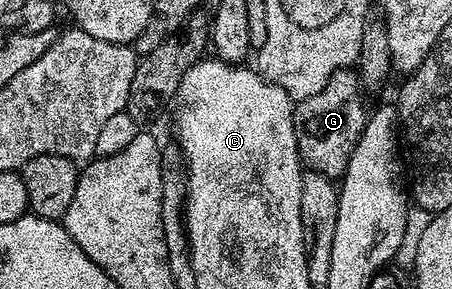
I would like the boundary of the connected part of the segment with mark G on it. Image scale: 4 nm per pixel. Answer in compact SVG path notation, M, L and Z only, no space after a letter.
M355 69L339 70L330 76L326 88L309 98L299 99L295 103L292 111L292 120L294 122L294 132L296 133L296 143L300 153L300 161L309 170L316 170L322 176L333 180L343 179L350 156L354 152L356 142L364 131L366 121L366 109L364 110L364 98L362 95L360 77Z

